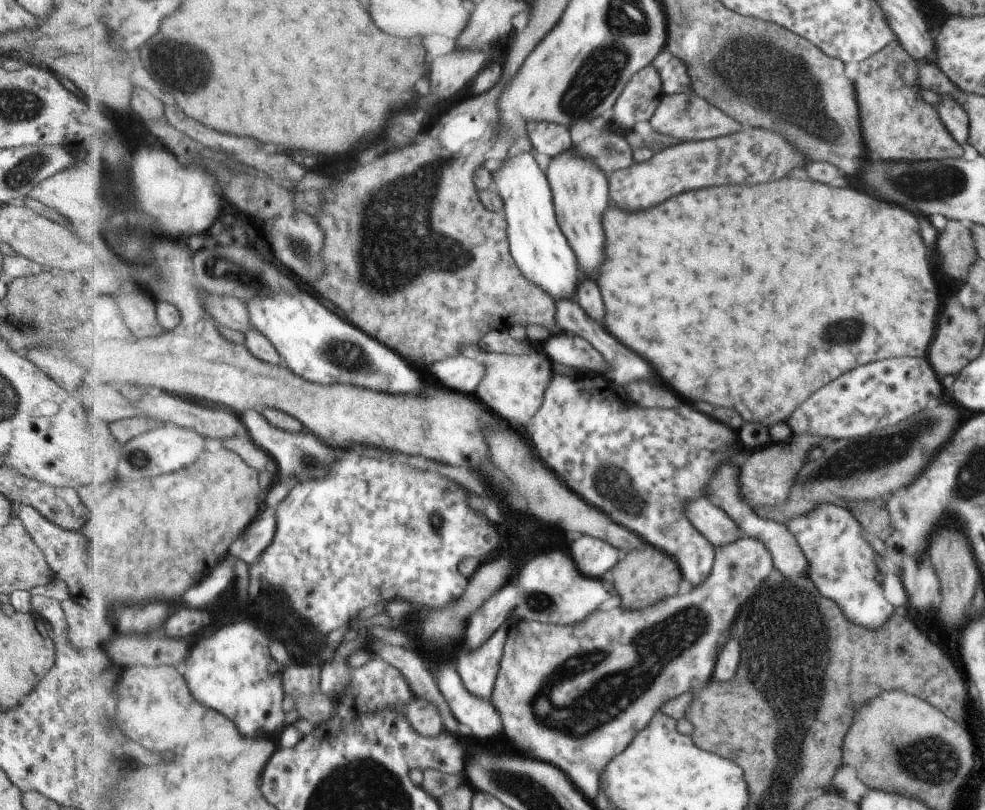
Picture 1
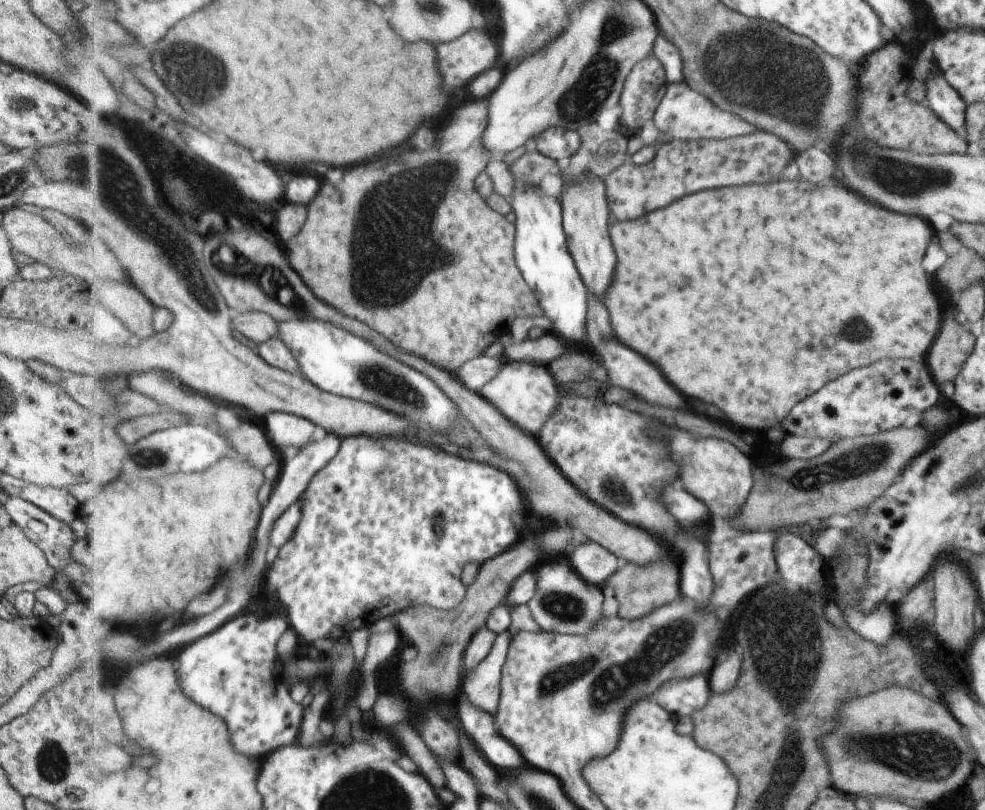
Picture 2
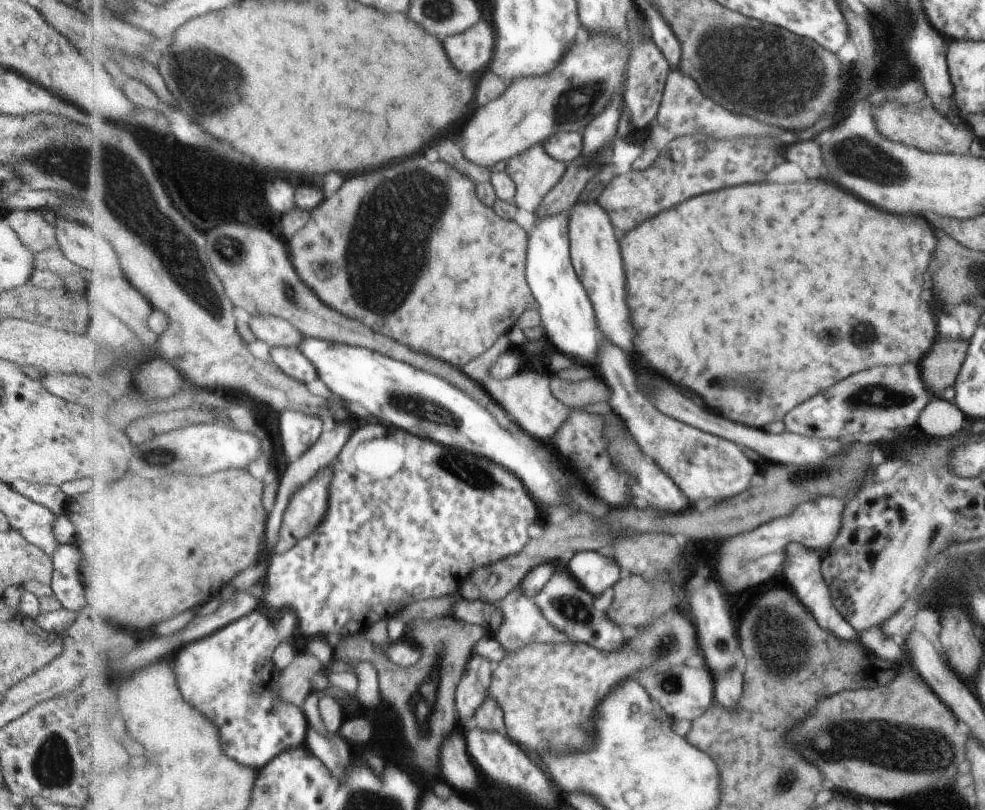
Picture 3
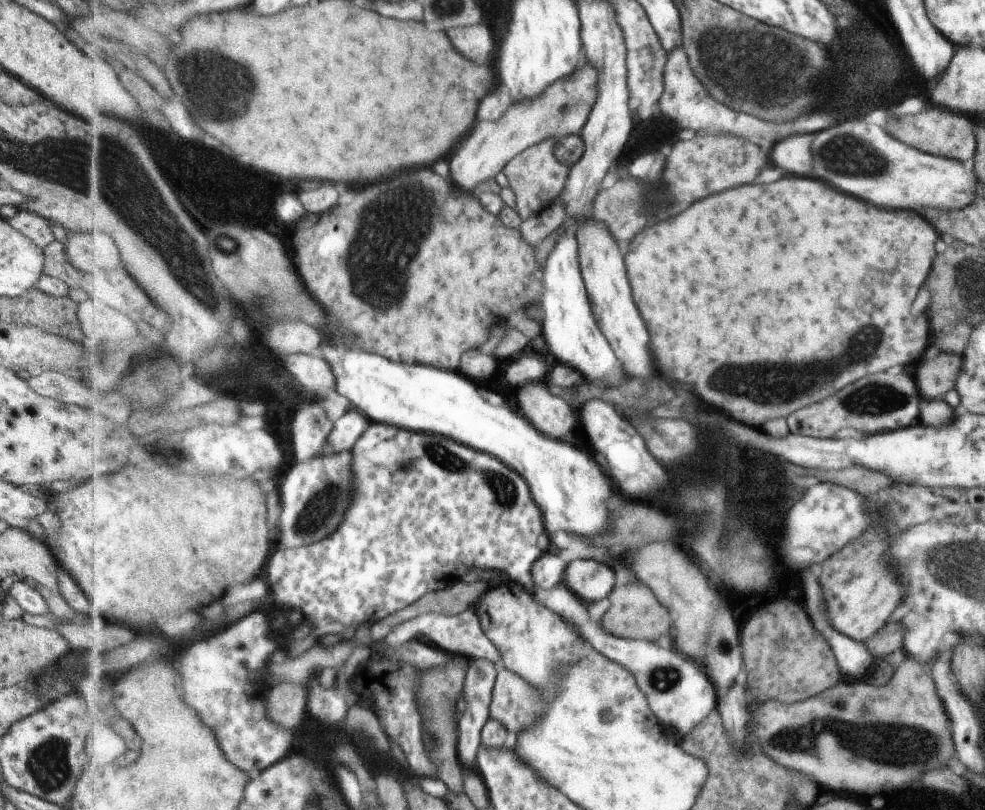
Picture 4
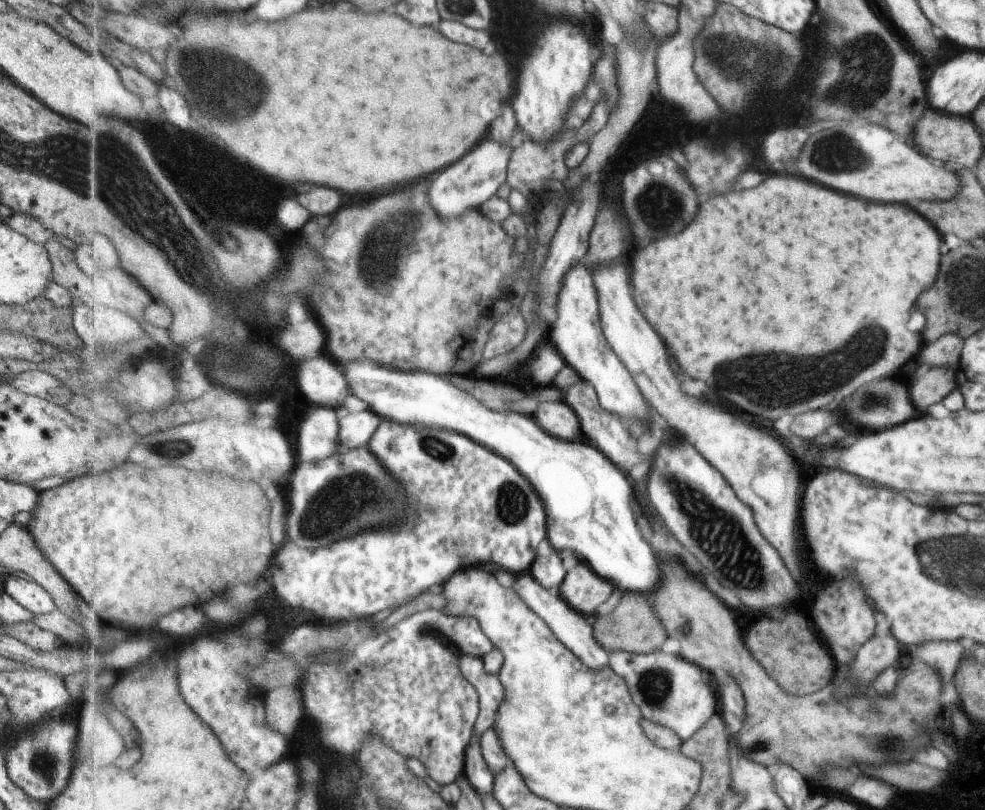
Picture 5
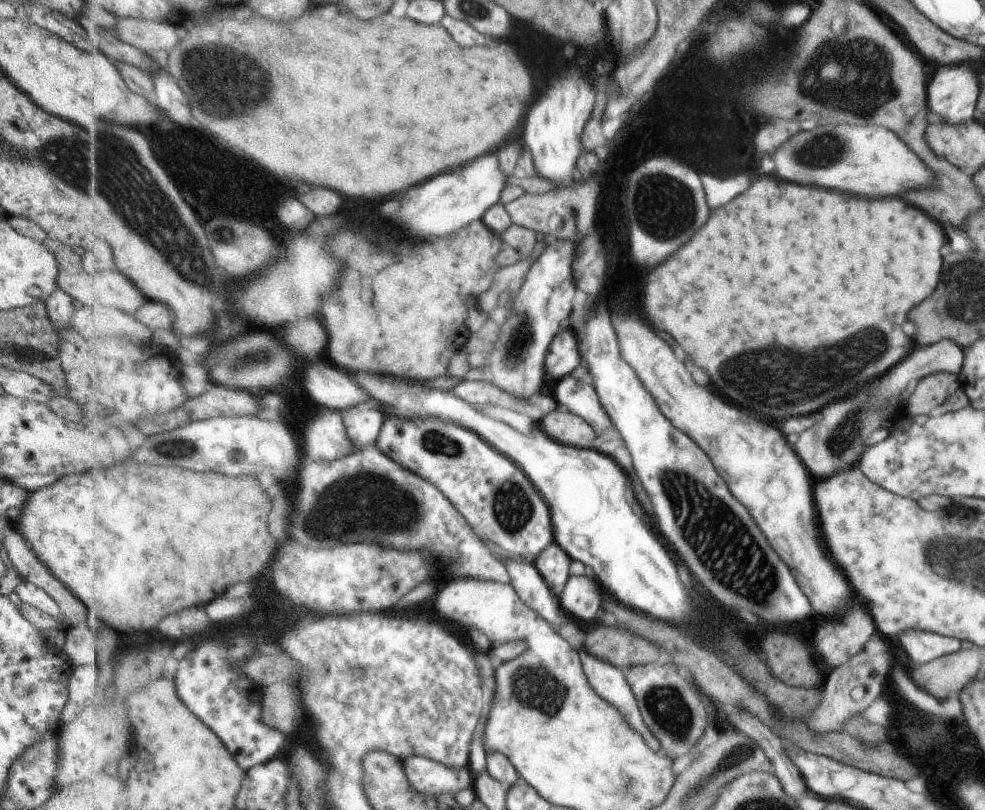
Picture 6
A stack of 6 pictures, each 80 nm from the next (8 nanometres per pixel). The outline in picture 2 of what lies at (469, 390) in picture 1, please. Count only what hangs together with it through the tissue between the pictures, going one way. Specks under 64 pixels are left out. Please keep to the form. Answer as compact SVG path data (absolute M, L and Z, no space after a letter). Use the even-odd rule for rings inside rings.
M481 355L471 362L464 362L460 367L447 370L469 390L479 393L484 384L487 384L495 374L499 374L499 370L506 362L503 356Z

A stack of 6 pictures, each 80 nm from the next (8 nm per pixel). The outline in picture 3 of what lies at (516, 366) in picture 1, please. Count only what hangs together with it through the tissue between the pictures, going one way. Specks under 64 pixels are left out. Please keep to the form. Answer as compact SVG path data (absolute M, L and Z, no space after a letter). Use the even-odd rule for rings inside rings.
M525 366L517 376L511 376L501 382L491 382L487 386L487 392L491 394L490 397L499 409L507 413L510 420L517 424L525 434L532 438L535 436L539 442L551 444L549 438L559 430L559 426L565 422L571 410L553 396L549 382L551 382L549 376L537 372L531 366Z

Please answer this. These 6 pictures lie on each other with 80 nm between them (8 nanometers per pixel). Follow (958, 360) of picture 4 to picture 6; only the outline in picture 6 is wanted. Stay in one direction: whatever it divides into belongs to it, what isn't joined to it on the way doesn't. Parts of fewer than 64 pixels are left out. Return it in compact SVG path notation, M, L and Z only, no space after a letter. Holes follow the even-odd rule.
M936 372L921 377L909 391L907 414L927 414L931 408L939 406L953 390L957 390L958 380L955 373Z

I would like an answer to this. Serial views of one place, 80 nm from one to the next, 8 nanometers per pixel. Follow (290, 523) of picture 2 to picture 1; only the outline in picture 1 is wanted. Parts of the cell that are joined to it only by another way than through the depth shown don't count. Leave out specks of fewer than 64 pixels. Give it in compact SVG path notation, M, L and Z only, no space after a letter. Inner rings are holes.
M270 508L261 509L248 529L228 546L227 558L234 557L243 562L254 563L260 559L264 550L270 545L276 533L276 516Z

